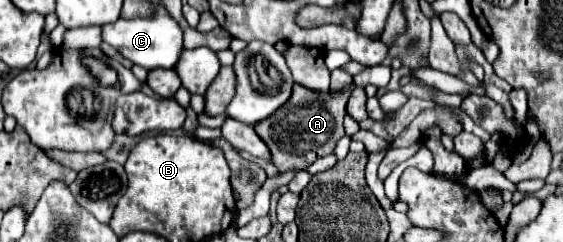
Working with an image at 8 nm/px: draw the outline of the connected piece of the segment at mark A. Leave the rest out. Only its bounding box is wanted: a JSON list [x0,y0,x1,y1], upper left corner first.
[253,83,355,173]

